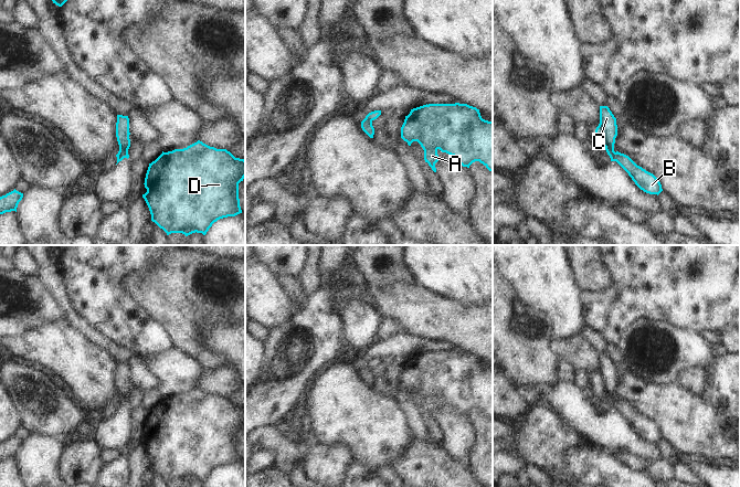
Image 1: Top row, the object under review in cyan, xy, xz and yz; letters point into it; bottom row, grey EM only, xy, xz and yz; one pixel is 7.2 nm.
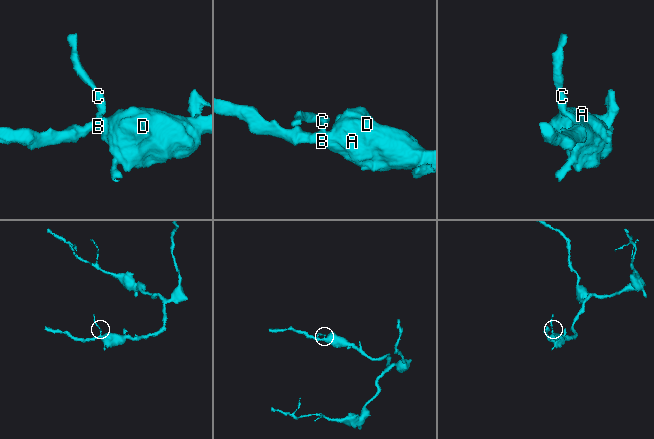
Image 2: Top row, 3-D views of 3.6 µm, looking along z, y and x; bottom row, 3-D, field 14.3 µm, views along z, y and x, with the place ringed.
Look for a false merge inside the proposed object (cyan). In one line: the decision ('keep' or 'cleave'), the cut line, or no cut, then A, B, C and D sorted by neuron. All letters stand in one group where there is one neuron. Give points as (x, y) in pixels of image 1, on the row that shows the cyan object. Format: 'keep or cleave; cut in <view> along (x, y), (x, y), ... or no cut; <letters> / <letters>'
cleave; cut in yz along (614, 152), (616, 160); A B D / C

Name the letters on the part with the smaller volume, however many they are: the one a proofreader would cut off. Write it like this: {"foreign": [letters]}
{"foreign": ["C"]}

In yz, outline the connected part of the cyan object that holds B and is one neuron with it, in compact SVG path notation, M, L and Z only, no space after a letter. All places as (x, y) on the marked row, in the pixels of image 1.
M616 151L614 158L641 190L657 195L663 191L658 179L653 173L637 166L628 156Z

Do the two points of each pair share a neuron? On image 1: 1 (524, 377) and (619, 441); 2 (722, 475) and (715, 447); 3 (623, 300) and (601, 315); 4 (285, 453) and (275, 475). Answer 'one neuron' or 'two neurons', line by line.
1: two neurons
2: two neurons
3: one neuron
4: two neurons

